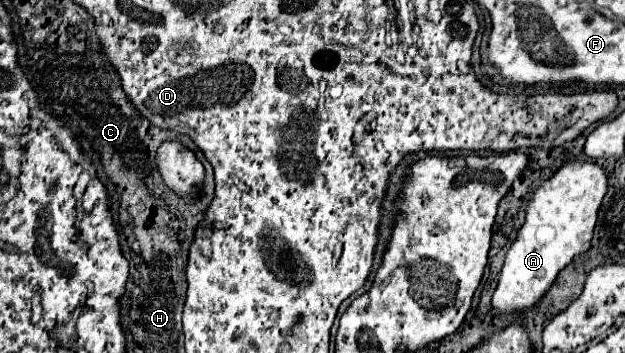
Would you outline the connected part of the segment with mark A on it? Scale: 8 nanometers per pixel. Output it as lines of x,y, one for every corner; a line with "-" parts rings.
596,162
564,164
550,180
534,190
526,208
526,222
506,254
500,280
492,296
492,308
498,314
526,312
538,306
560,270
590,248
598,208
606,190
608,178

